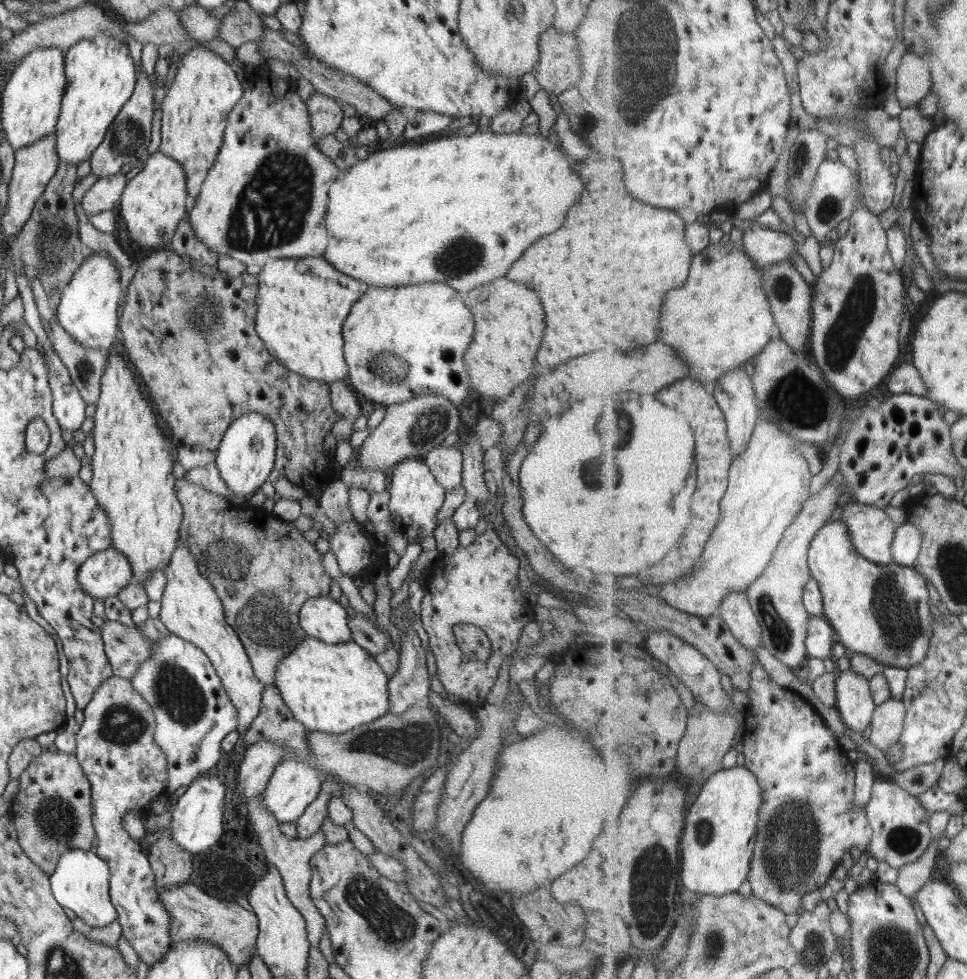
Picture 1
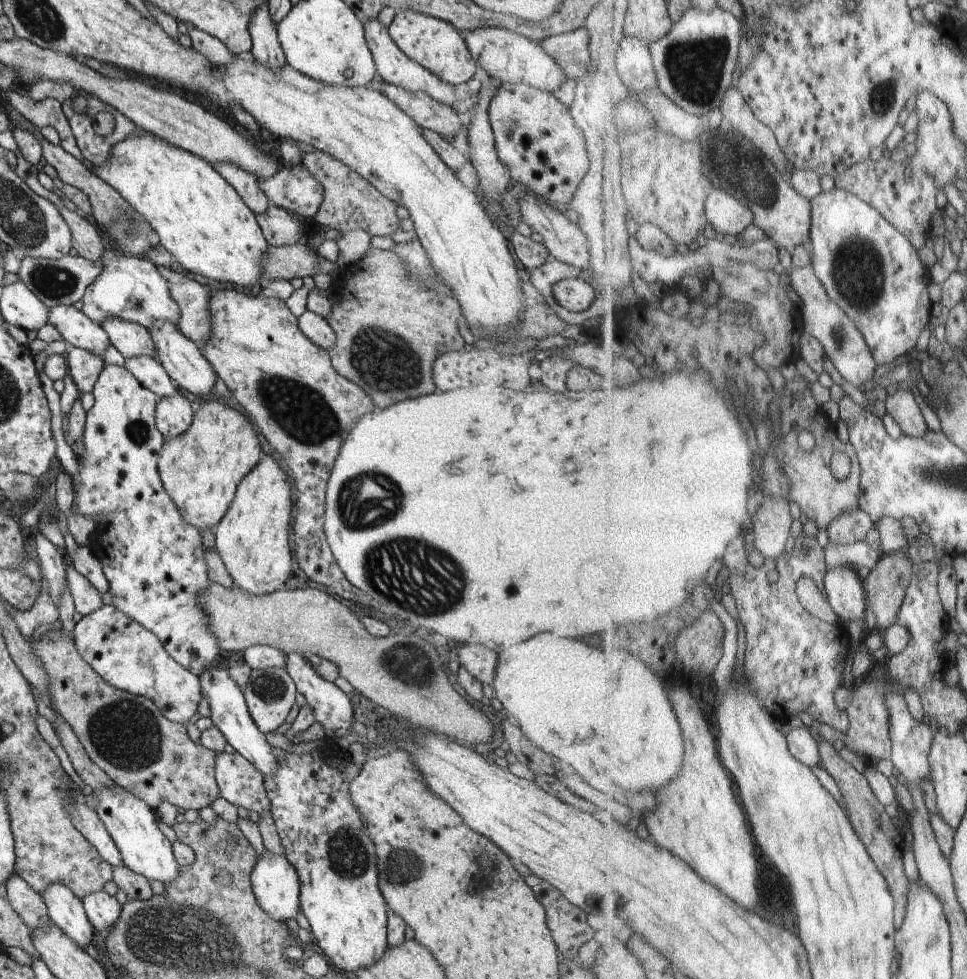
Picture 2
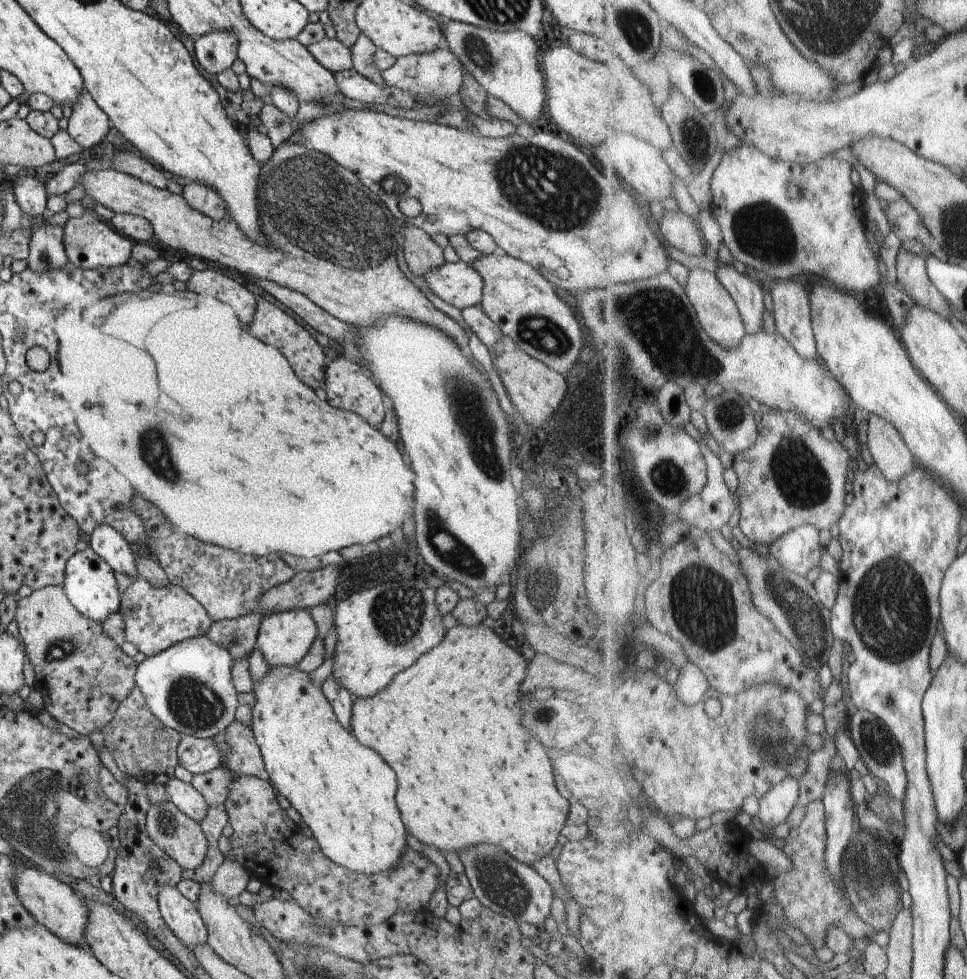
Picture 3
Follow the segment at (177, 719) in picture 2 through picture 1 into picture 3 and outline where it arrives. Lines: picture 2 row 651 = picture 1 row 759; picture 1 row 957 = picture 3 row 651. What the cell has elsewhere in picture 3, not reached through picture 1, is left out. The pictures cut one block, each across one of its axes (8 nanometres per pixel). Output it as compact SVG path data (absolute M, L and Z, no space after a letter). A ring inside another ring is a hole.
M142 577L121 592L119 613L124 618L126 641L132 642L146 657L188 638L205 635L213 623L208 611L182 586L168 582L166 586L158 588Z

